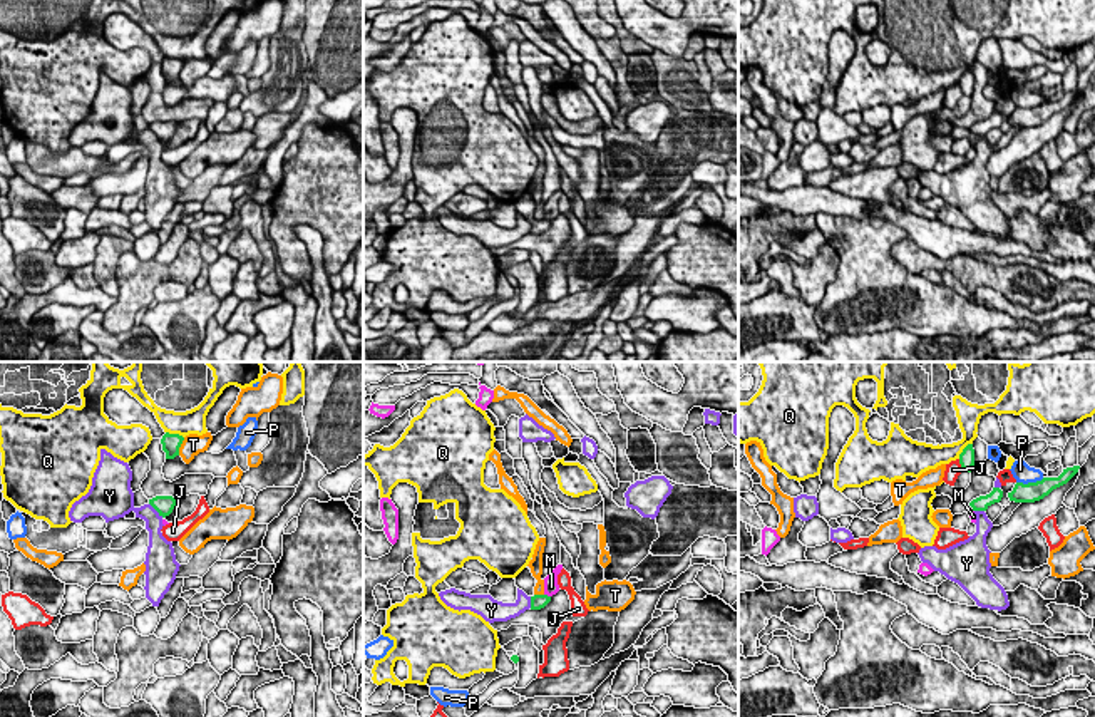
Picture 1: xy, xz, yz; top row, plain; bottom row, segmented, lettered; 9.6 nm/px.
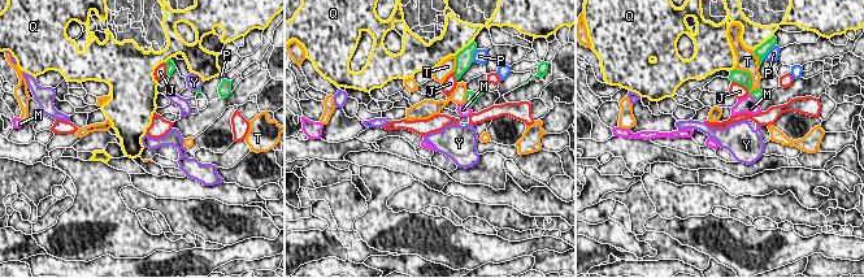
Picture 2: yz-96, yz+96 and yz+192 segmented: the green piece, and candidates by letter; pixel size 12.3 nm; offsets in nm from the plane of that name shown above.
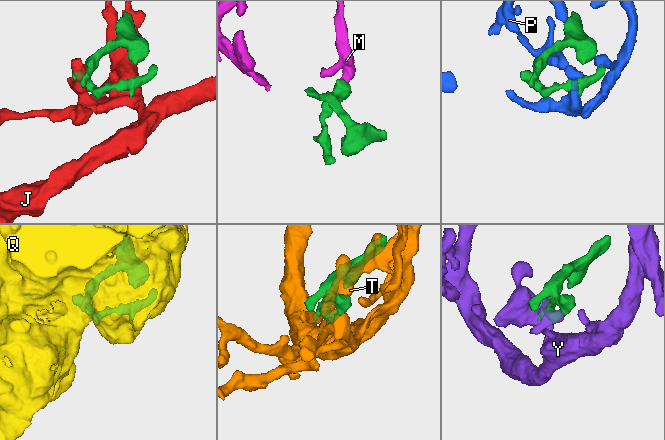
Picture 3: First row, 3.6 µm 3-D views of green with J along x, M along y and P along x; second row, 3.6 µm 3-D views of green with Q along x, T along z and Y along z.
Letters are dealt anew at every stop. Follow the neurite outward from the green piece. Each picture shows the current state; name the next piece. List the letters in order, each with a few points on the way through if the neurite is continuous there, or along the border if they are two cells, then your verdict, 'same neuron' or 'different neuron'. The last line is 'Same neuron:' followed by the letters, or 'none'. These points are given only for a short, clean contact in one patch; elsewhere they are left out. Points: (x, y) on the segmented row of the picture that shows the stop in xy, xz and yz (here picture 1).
J: different neuron
M: border xz (544, 593), (550, 597); different neuron
P: different neuron
Q: different neuron
T: different neuron
Y: different neuron
Same neuron: none

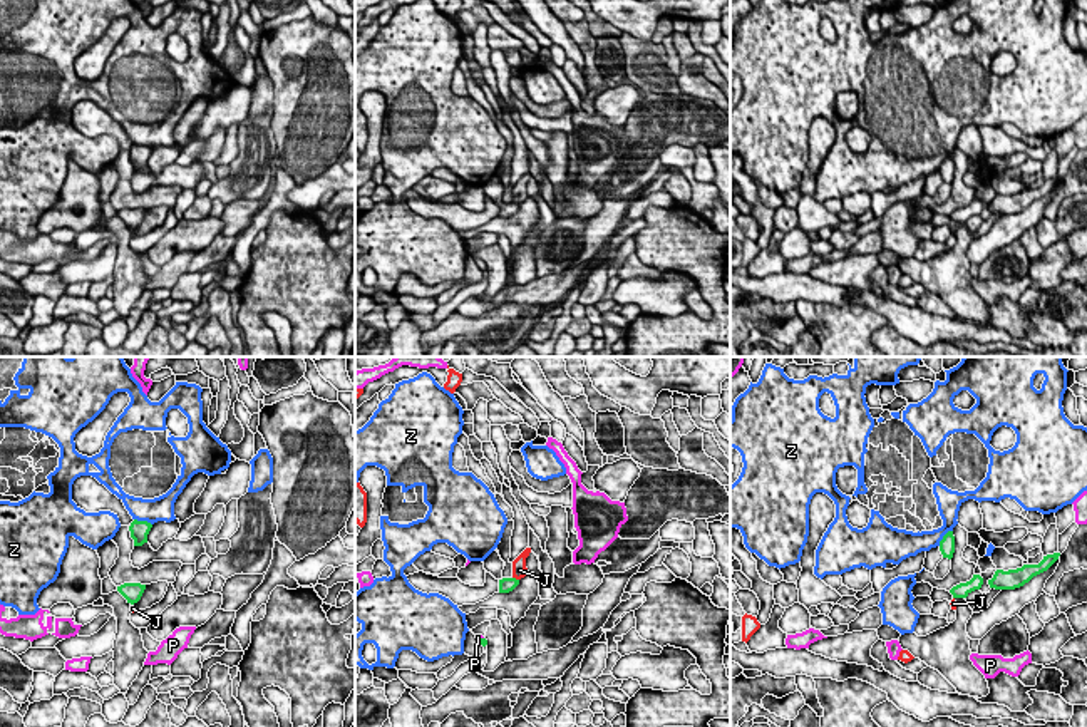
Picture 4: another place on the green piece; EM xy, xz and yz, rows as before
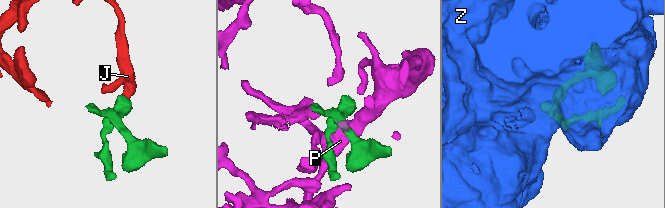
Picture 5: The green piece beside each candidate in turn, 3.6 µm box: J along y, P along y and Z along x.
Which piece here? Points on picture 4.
J: border xz (513, 577), (518, 580); different neuron
P: way xz (483, 642), (481, 639), (478, 637); same neuron
Z: different neuron
Same neuron: P

